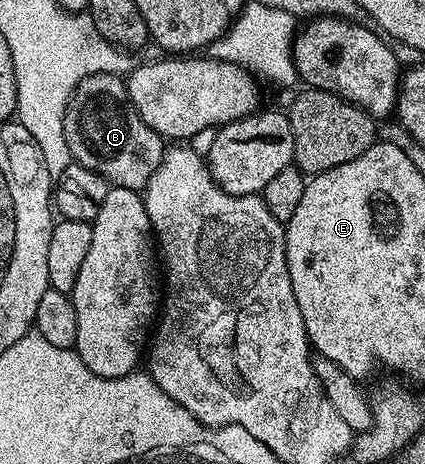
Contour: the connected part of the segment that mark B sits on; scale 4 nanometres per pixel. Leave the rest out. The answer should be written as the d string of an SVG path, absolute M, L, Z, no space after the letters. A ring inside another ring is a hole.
M88 75L73 91L63 117L63 137L67 137L67 149L73 162L91 169L110 184L140 192L151 181L159 161L167 150L166 140L155 133L131 105L126 80L120 75Z

